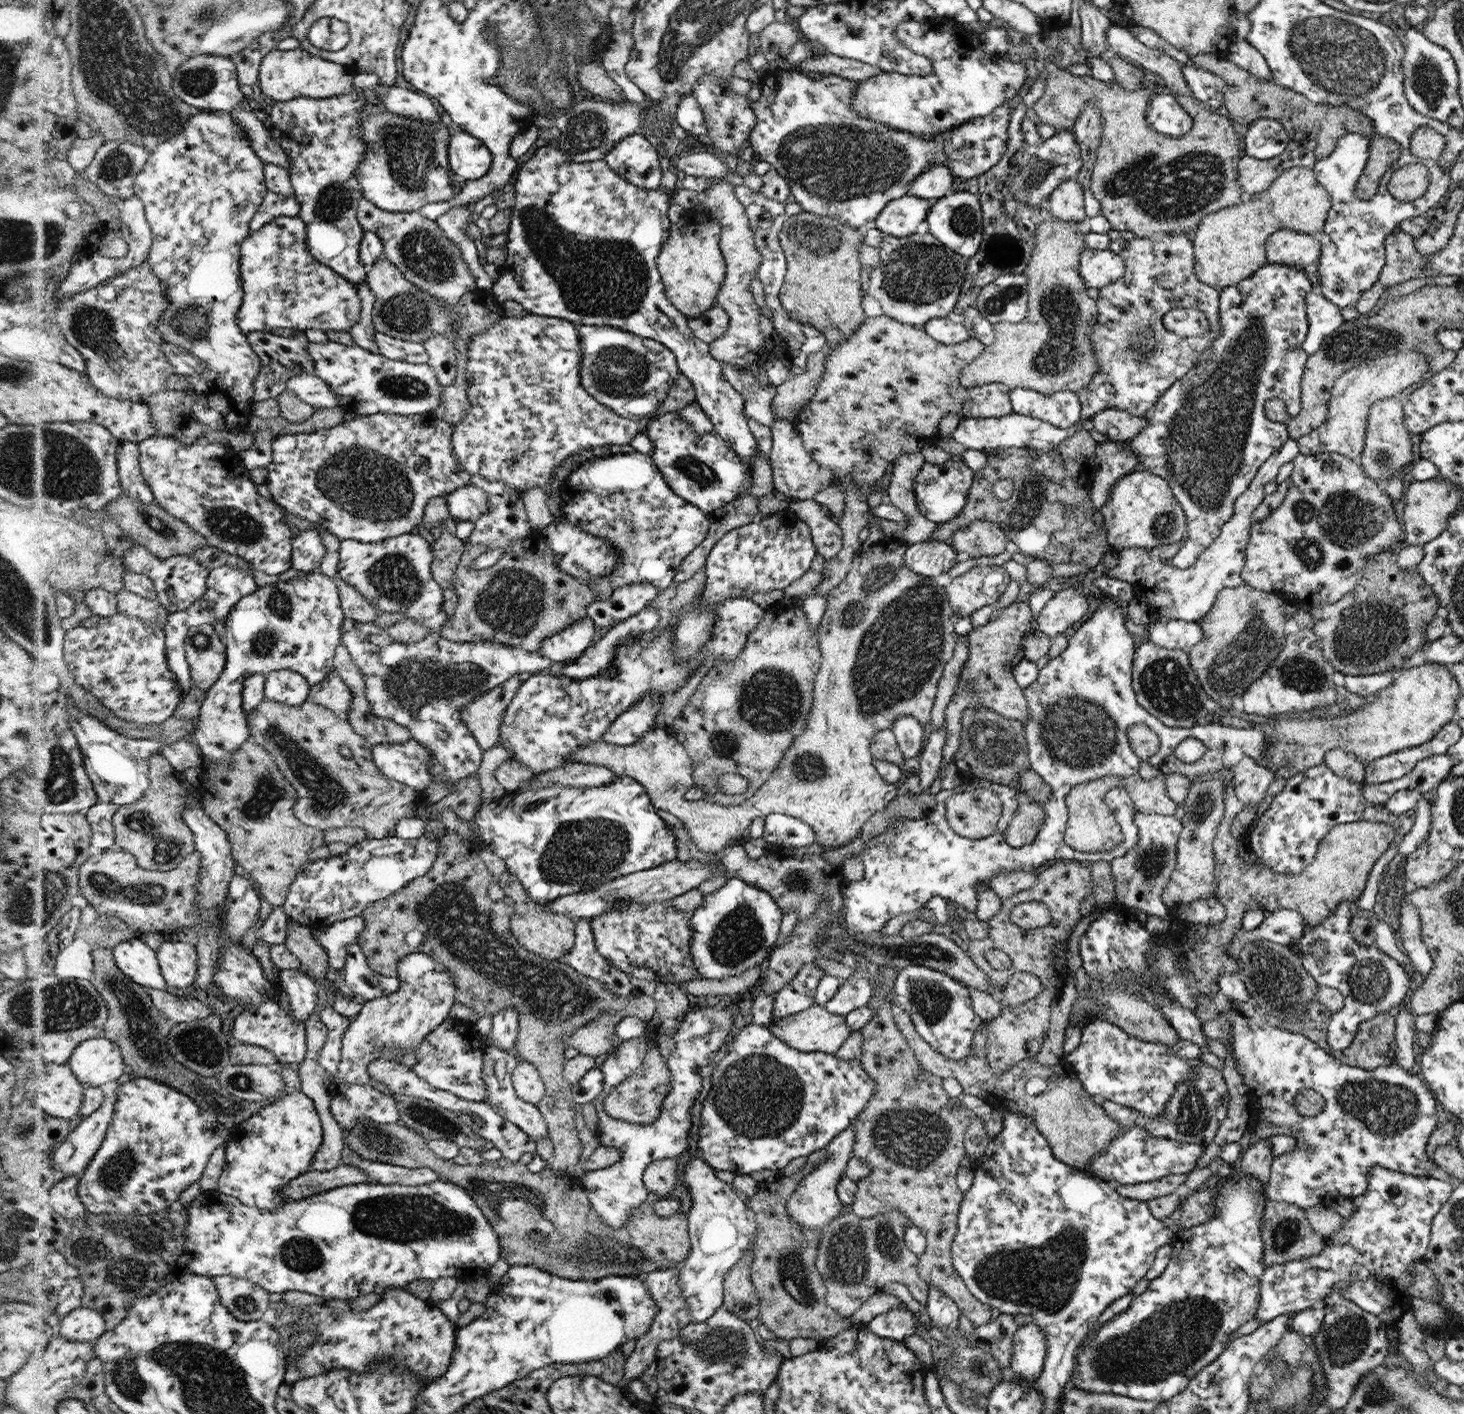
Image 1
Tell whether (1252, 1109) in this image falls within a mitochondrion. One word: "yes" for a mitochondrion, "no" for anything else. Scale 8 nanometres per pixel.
no

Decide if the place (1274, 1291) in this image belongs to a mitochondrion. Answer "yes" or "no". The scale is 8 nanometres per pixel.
no

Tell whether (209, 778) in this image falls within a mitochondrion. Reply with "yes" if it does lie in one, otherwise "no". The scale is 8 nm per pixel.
no

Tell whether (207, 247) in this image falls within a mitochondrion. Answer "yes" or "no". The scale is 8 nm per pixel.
no

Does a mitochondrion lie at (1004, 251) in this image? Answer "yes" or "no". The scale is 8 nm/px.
yes

